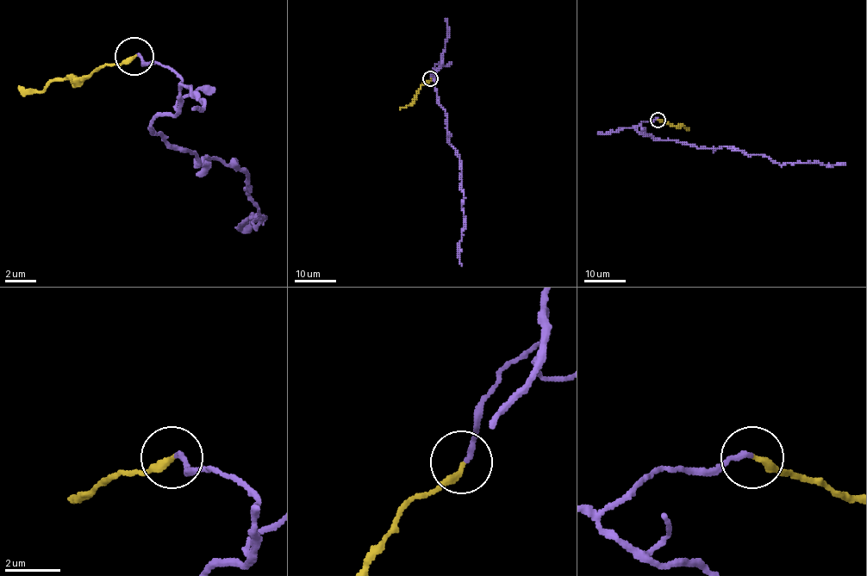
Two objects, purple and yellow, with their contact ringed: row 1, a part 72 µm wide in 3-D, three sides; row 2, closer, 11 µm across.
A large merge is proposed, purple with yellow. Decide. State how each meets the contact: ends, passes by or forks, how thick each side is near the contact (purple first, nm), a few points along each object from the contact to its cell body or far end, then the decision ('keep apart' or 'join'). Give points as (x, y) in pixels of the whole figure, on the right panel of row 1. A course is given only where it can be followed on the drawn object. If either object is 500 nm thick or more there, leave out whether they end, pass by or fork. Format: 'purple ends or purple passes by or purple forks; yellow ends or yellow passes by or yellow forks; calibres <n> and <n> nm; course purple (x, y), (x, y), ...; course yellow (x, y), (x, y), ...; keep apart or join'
purple ends; yellow ends; calibres 170 and 240 nm; course purple (658, 119), (644, 121), (635, 129), (695, 147), (734, 148), (777, 164), (845, 164); course yellow (658, 119), (689, 127); join

